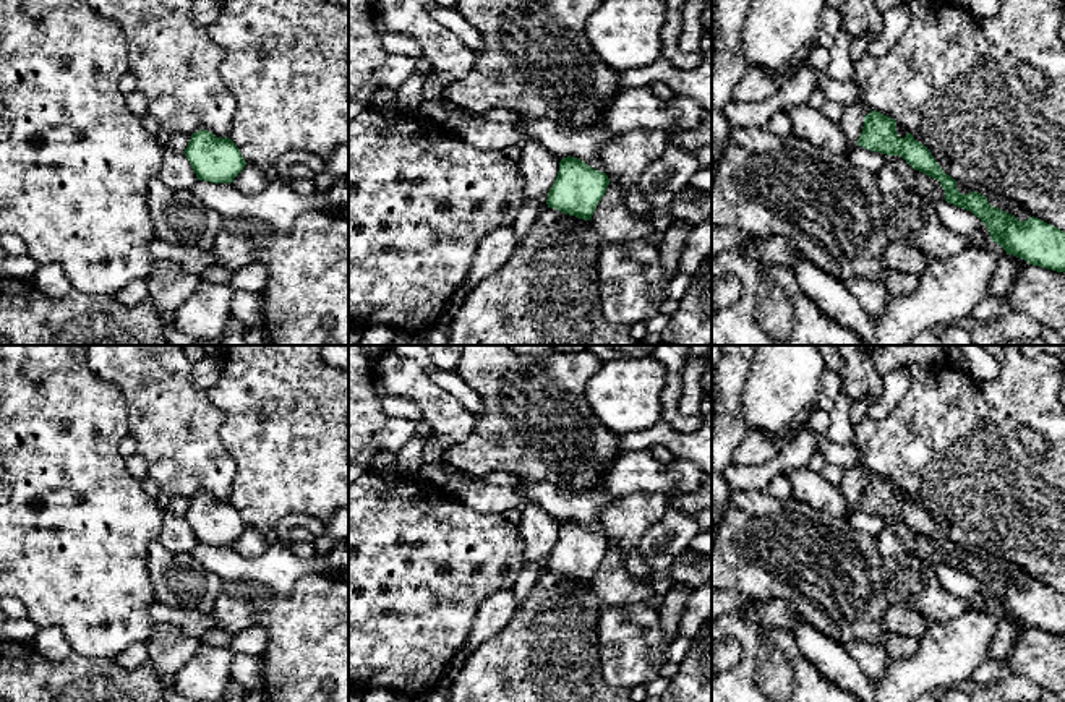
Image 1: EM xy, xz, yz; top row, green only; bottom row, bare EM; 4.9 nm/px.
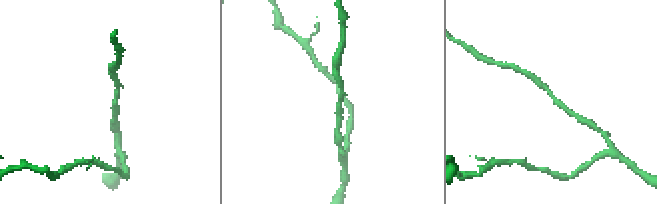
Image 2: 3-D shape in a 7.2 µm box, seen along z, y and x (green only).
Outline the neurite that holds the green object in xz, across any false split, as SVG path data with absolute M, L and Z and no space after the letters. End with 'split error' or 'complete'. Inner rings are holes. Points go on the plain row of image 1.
M577 520L559 525L558 540L550 551L546 567L564 577L590 584L606 556L609 541Z; complete

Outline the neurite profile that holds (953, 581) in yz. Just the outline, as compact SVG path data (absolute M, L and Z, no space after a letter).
M883 529L875 535L875 545L882 558L911 554L921 559L937 577L940 585L956 595L968 598L973 593L984 593L989 600L986 587L971 574L953 569L947 564L935 564L926 559L921 553L909 550L890 529Z

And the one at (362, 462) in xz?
M373 443L360 451L360 454L349 464L349 485L370 470L371 460L378 452L379 449Z

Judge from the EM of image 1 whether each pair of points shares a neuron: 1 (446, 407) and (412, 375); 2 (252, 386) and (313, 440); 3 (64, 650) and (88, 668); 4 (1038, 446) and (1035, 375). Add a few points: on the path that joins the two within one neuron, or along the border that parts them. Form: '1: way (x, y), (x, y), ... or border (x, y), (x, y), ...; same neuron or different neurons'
1: way (438, 402), (419, 383); same neuron
2: way (266, 393), (299, 425); same neuron
3: border (33, 646), (54, 660), (64, 660), (73, 652); different neurons
4: border (1017, 432), (1031, 454), (1046, 454); different neurons

